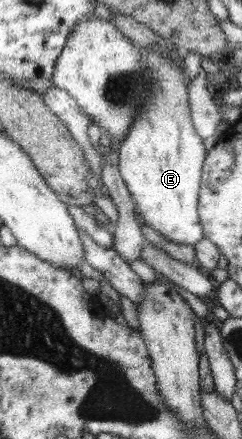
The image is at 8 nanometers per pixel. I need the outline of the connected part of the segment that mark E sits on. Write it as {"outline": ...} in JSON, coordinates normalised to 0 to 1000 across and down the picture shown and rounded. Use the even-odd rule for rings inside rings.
{"outline":[[[632,109],[579,116],[587,141],[628,175],[628,200],[603,216],[579,251],[554,262],[521,310],[488,335],[488,385],[550,446],[562,481],[645,528],[711,551],[802,560],[847,542],[818,492],[818,449],[835,410],[835,383],[855,339],[839,314],[814,303],[793,278],[793,253],[777,210],[781,182],[727,155],[674,118]]]}

